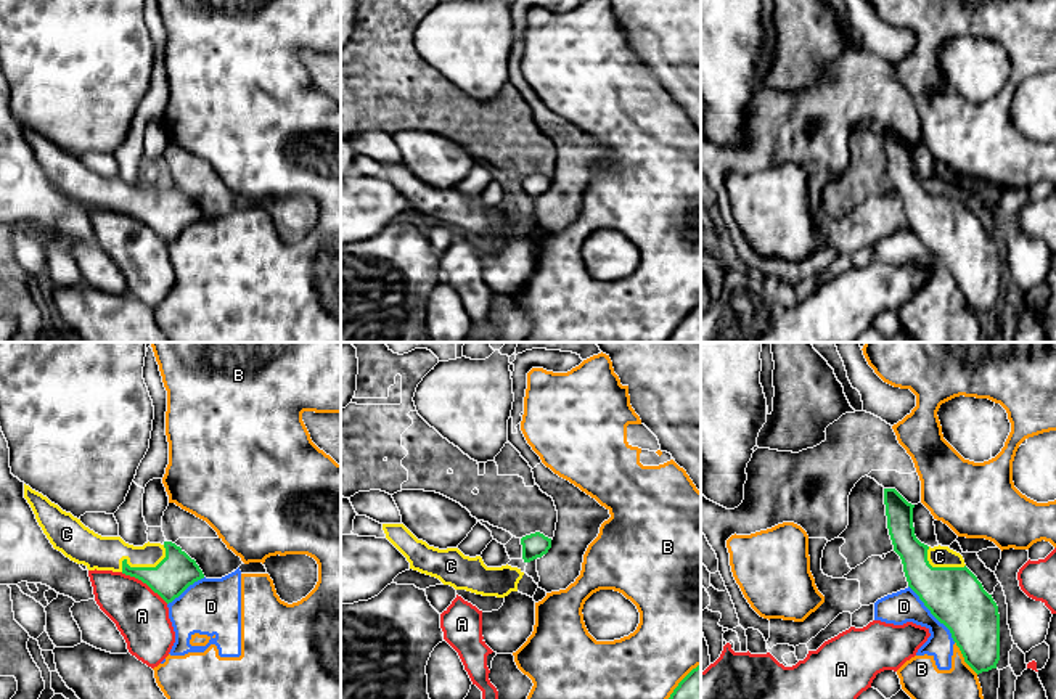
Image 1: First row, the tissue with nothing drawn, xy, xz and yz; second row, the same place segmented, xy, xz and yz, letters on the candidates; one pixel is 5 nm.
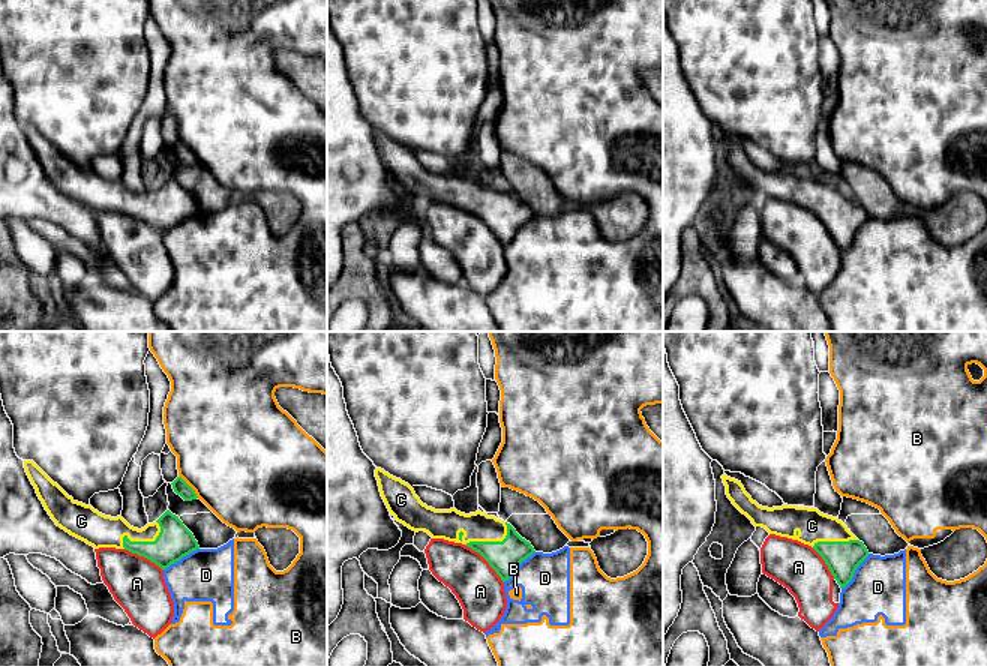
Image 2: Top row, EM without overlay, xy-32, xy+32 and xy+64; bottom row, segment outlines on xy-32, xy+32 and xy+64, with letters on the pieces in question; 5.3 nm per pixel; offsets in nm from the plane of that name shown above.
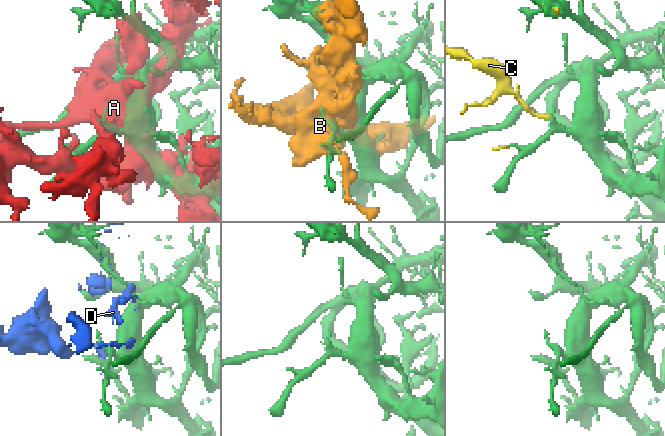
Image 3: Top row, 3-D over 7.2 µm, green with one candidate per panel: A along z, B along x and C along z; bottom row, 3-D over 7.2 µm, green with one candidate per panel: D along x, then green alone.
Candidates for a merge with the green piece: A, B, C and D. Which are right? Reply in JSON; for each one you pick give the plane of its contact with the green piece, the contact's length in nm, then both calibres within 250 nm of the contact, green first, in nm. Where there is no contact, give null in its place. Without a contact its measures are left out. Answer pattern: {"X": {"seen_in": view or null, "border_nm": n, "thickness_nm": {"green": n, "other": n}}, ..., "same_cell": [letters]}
{"C": {"seen_in": "xy", "border_nm": 260, "thickness_nm": {"green": 190, "other": 180}}, "same_cell": ["C"]}

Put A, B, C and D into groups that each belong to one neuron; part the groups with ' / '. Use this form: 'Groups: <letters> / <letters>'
Groups: A / B D / C

